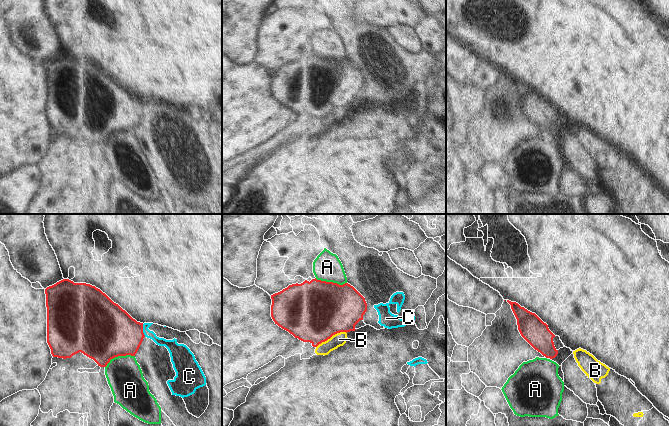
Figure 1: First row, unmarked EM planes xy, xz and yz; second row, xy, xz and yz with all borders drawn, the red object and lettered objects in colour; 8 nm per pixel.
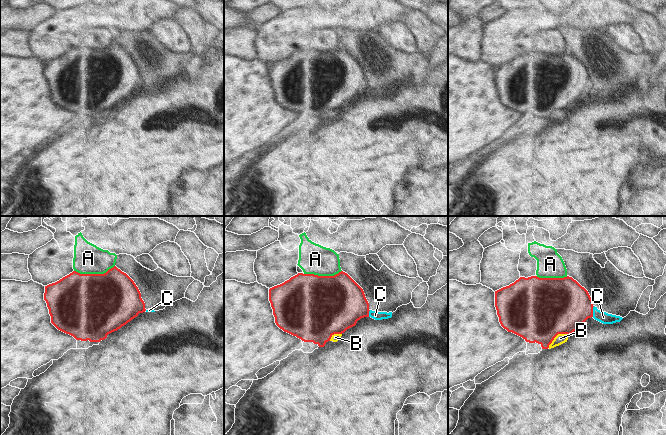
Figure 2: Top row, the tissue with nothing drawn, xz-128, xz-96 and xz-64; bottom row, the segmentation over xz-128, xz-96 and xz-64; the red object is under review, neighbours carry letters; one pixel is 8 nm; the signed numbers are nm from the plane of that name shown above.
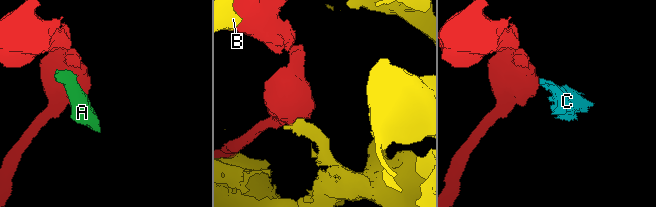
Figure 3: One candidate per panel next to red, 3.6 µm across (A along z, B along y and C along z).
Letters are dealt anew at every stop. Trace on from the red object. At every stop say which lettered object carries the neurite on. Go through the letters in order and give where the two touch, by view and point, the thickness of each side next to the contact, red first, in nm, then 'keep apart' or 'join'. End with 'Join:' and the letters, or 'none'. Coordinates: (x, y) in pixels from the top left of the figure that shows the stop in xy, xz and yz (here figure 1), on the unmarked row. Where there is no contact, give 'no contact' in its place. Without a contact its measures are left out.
A: xy (118, 131) | 480/280 nm | keep apart
B: xz (331, 112) | 480/110 nm | keep apart
C: xy (142, 106) | 400/80 nm | keep apart
Join: none

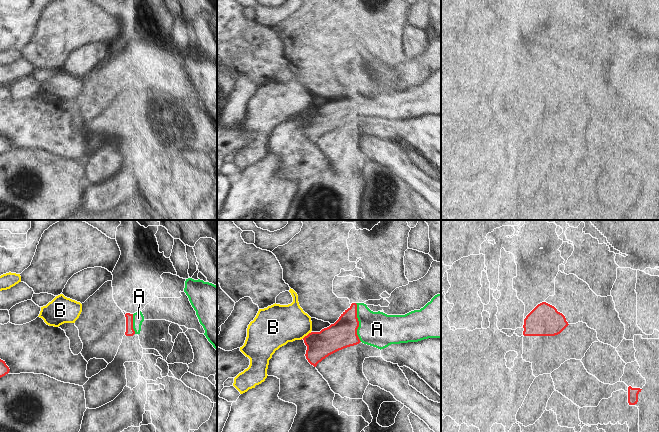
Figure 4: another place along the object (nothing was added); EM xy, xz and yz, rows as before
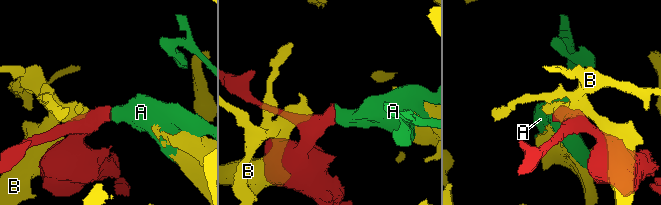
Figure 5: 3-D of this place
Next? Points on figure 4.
A: xz (358, 98) | 220/280 nm | join
B: xz (305, 112) | 220/320 nm | keep apart
Join: A

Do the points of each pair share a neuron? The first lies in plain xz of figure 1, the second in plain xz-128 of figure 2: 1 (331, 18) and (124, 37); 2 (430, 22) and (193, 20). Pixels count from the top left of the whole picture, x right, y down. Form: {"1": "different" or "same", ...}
{"1": "same", "2": "same"}

